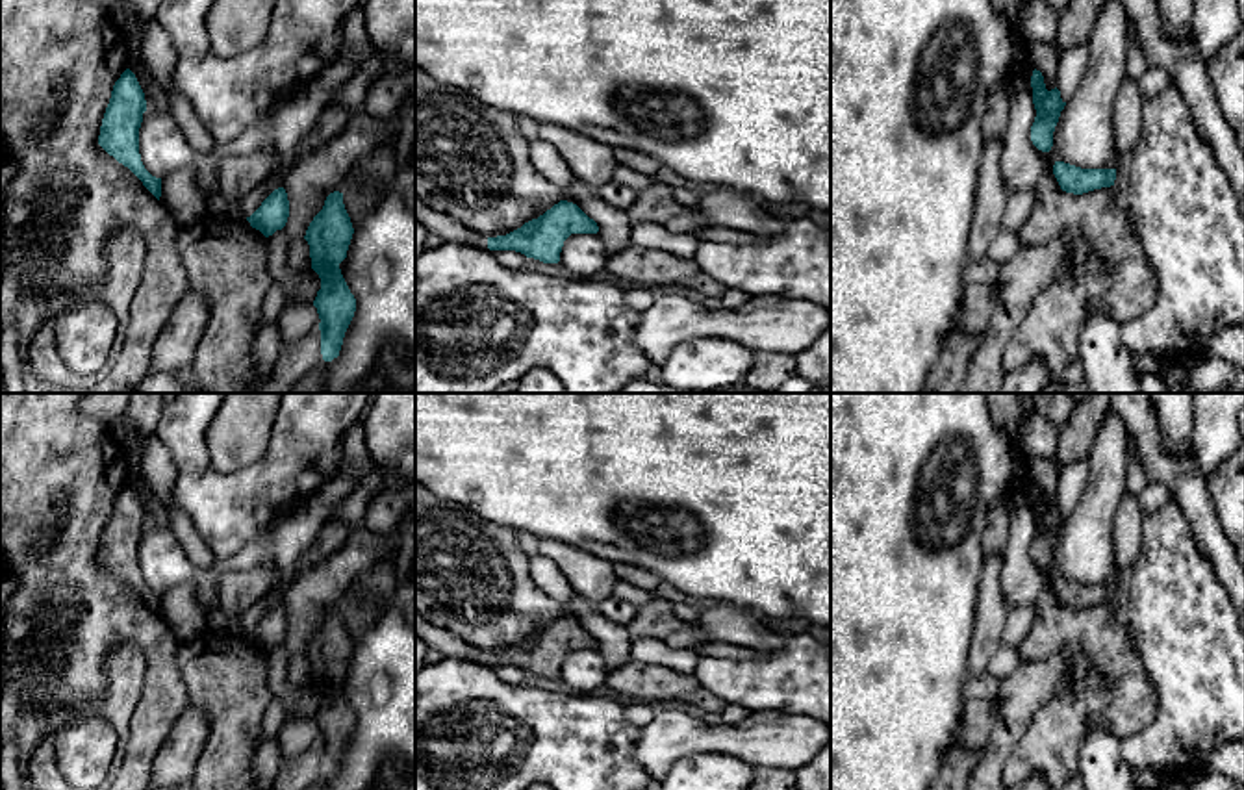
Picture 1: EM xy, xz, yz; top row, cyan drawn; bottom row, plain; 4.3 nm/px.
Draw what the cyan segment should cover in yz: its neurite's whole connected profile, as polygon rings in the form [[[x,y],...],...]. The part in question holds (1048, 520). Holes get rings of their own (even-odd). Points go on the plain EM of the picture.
[[[1036,484],[1031,491],[1031,503],[1036,525],[1036,532],[1031,542],[1031,556],[1038,566],[1049,567],[1053,562],[1053,547],[1066,517],[1060,514],[1060,506],[1057,503],[1051,506],[1046,504],[1044,491]]]

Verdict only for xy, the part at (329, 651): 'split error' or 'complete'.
complete

